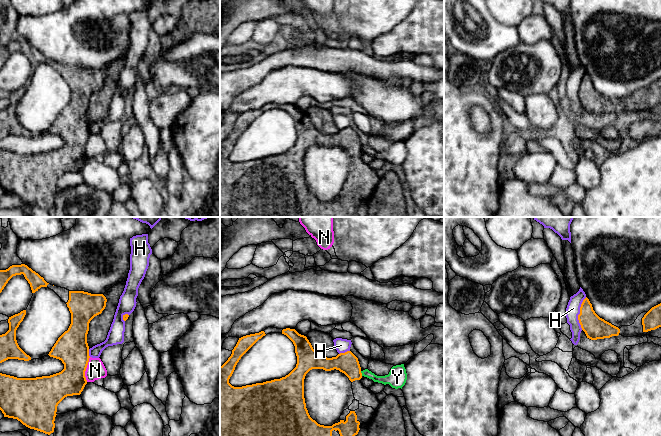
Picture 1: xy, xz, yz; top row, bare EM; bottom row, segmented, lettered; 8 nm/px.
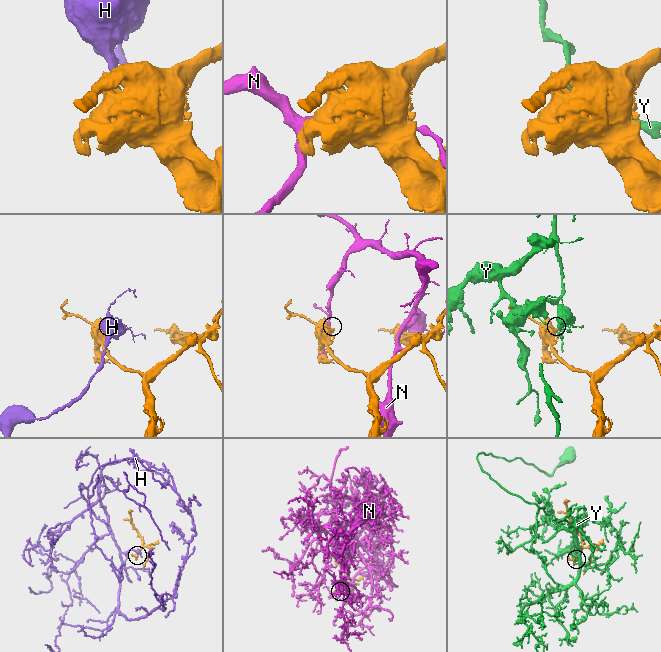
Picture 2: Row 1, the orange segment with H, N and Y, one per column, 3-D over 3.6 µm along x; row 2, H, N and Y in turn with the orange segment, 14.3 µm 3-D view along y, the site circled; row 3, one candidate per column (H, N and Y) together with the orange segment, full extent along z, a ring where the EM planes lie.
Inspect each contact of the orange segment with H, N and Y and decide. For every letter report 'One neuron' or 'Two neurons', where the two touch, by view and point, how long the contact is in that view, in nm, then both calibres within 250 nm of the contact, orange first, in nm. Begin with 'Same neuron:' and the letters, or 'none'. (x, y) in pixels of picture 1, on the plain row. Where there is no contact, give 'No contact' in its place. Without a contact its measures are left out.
Same neuron: none
H: Two neurons. Touches orange at yz (580, 89). Shared border 260 nm. Thickness 180 nm (orange) against 110 nm
N: Two neurons. Touches orange at xy (85, 145). Shared border 200 nm. Thickness 260 nm (orange) against 150 nm
Y: Two neurons. Touches orange at xz (361, 149). Shared border 40 nm. Thickness 170 nm (orange) against 90 nm

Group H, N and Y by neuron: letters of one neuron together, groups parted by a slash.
H / N / Y

